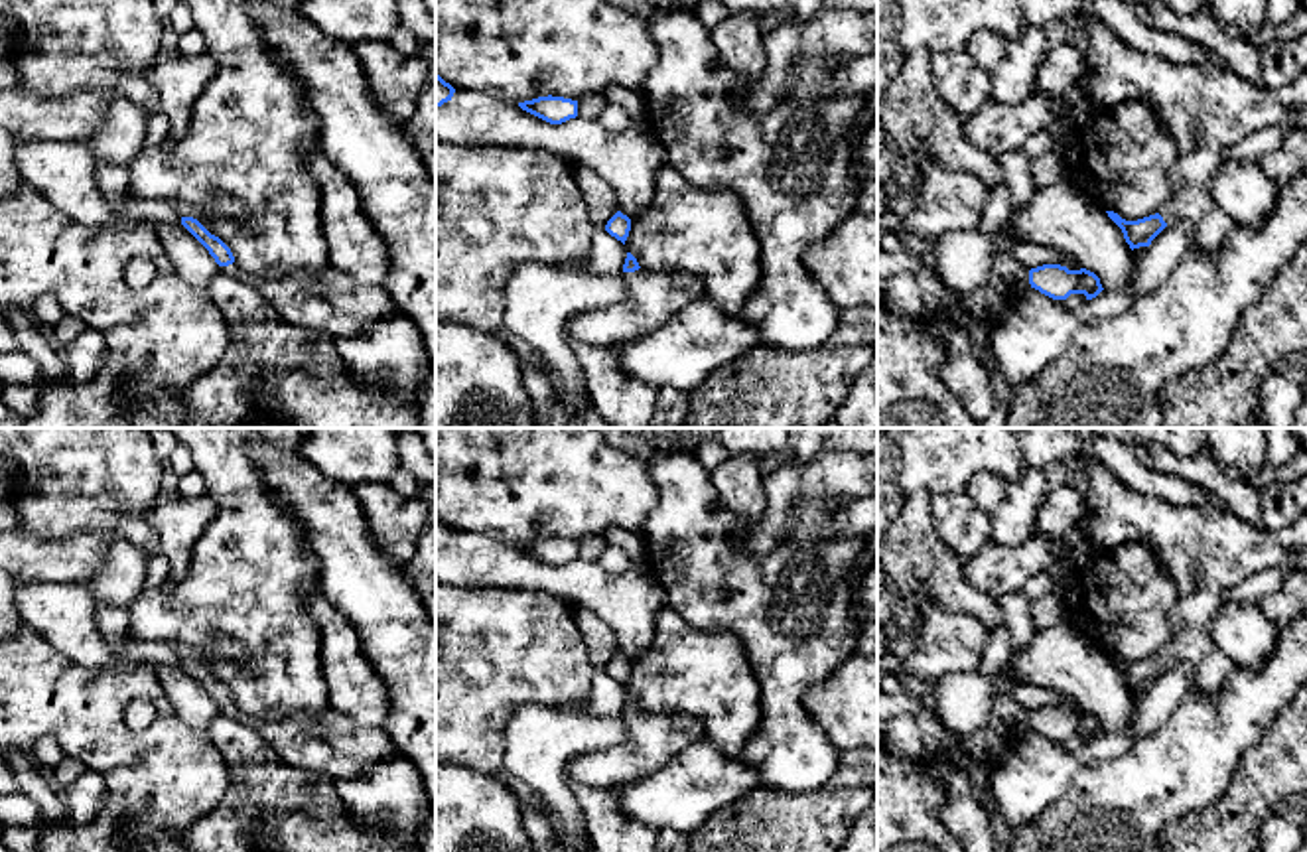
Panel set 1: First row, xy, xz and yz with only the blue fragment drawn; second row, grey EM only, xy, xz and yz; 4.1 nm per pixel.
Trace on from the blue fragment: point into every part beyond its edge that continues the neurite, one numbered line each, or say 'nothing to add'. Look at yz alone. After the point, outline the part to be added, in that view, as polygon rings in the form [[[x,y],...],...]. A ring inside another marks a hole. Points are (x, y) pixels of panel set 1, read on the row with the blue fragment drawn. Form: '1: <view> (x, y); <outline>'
1: yz (1205, 109); [[[1088,12],[1080,16],[1086,18],[1086,71],[1094,77],[1086,99],[1100,108],[1114,108],[1130,99],[1147,101],[1155,108],[1159,122],[1179,148],[1171,168],[1171,197],[1159,215],[1167,225],[1185,221],[1191,227],[1191,247],[1218,252],[1238,225],[1212,199],[1212,178],[1226,152],[1248,134],[1285,124],[1307,128],[1307,69],[1272,91],[1252,85],[1230,69],[1173,63],[1139,51],[1100,18]]]

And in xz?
1: xz (651, 298); [[[623,272],[625,296],[607,308],[578,312],[566,331],[591,347],[615,347],[658,329],[682,308],[704,298],[704,284],[690,272]]]

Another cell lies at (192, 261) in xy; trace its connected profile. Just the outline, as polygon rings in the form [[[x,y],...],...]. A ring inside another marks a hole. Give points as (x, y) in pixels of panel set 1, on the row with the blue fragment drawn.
[[[154,223],[154,229],[179,278],[191,288],[207,292],[219,274],[219,264],[209,250],[181,223],[175,227]]]

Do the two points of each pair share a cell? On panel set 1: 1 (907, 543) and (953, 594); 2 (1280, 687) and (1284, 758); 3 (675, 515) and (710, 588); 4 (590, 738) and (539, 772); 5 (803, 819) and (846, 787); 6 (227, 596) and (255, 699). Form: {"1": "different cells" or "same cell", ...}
{"1": "same cell", "2": "different cells", "3": "same cell", "4": "same cell", "5": "same cell", "6": "same cell"}

